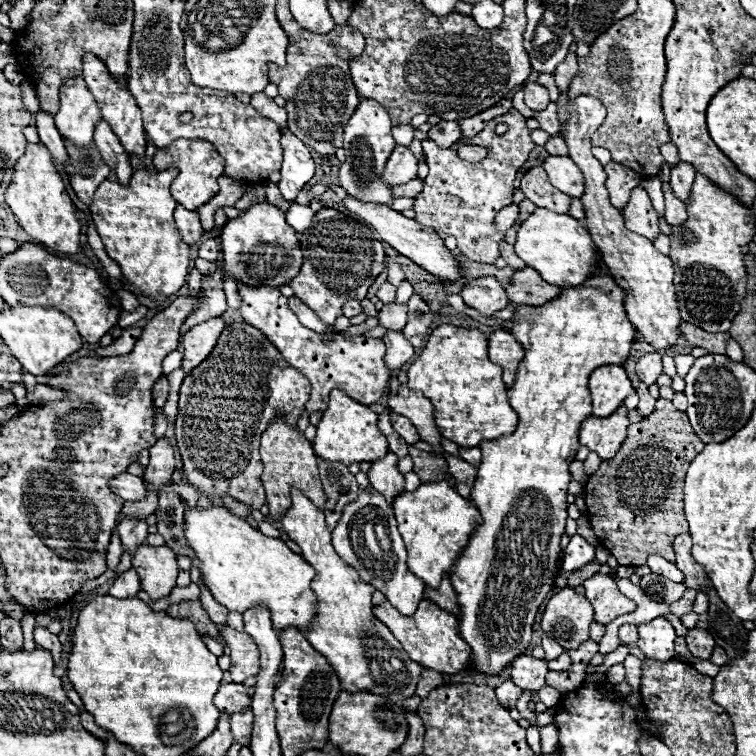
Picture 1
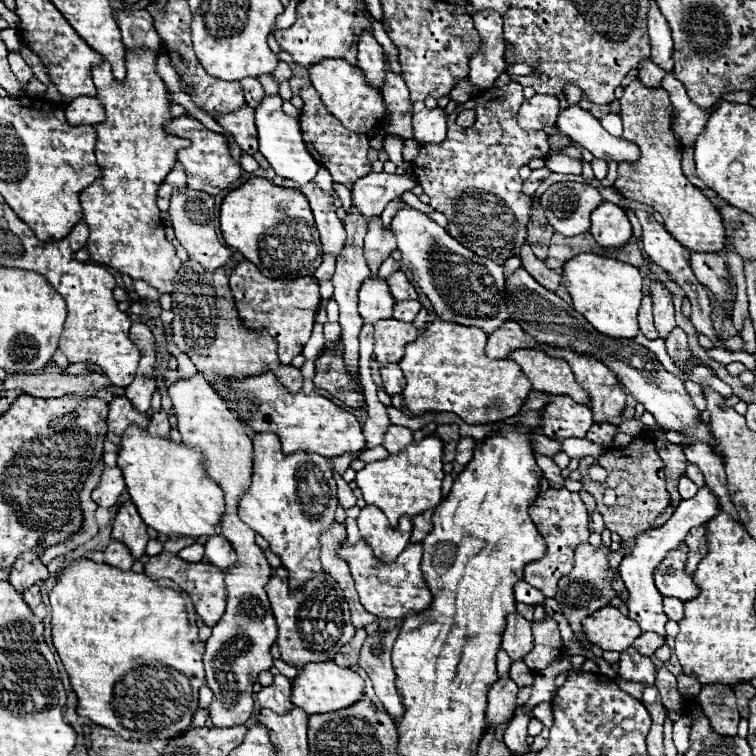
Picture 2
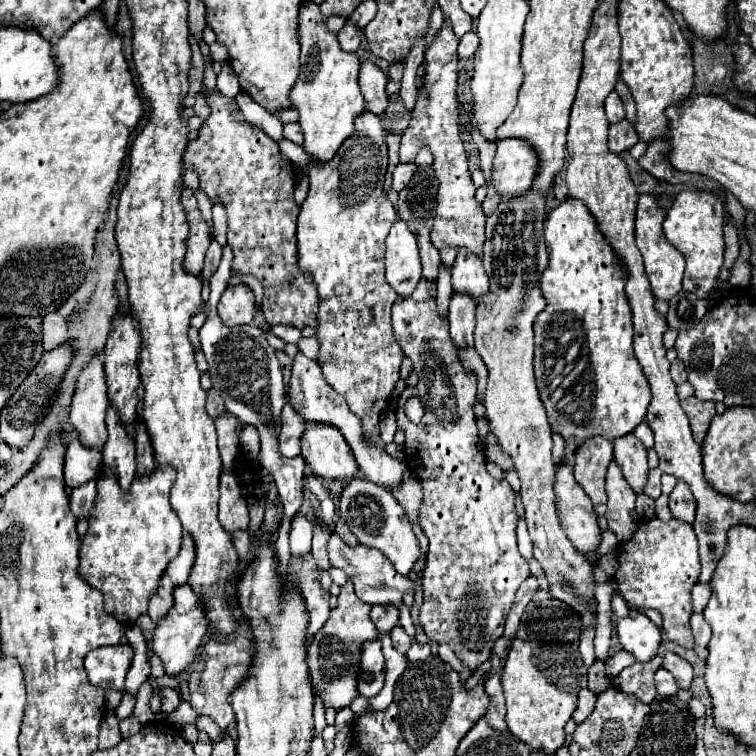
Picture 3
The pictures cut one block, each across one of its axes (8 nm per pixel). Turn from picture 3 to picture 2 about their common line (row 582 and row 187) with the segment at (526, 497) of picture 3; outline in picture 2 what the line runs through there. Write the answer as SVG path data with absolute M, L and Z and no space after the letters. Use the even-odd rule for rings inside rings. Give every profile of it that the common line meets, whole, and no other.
M558 182L542 194L548 222L564 236L578 236L590 230L590 214L604 198L590 184Z

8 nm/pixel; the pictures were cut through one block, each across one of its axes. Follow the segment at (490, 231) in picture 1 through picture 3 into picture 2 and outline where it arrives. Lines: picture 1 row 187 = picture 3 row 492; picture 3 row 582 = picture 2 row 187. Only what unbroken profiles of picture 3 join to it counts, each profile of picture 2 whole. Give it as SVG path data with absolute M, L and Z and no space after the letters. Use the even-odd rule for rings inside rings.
M510 82L504 88L488 88L474 96L472 100L458 104L458 108L448 116L448 136L440 144L424 144L414 158L414 168L418 184L424 188L424 194L430 196L430 206L448 218L446 230L468 250L480 254L484 258L492 258L502 264L504 260L518 254L520 246L526 244L526 224L530 220L530 196L522 194L522 180L518 178L518 170L528 164L532 158L544 158L548 154L548 136L542 130L524 130L516 122L518 108L522 106L522 86L518 82ZM462 110L476 110L476 124L470 128L460 128L456 124L456 116Z

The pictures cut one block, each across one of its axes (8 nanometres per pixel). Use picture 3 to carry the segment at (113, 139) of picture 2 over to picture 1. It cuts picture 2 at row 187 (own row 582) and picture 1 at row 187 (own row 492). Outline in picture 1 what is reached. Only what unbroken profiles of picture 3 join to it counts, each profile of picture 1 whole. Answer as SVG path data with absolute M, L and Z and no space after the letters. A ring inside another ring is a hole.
M140 168L132 174L128 186L122 186L116 174L110 174L96 188L90 202L90 214L108 256L120 266L134 288L156 302L164 302L184 286L190 266L190 246L180 238L172 218L176 200L170 194L170 184L176 174L176 168L156 174Z

